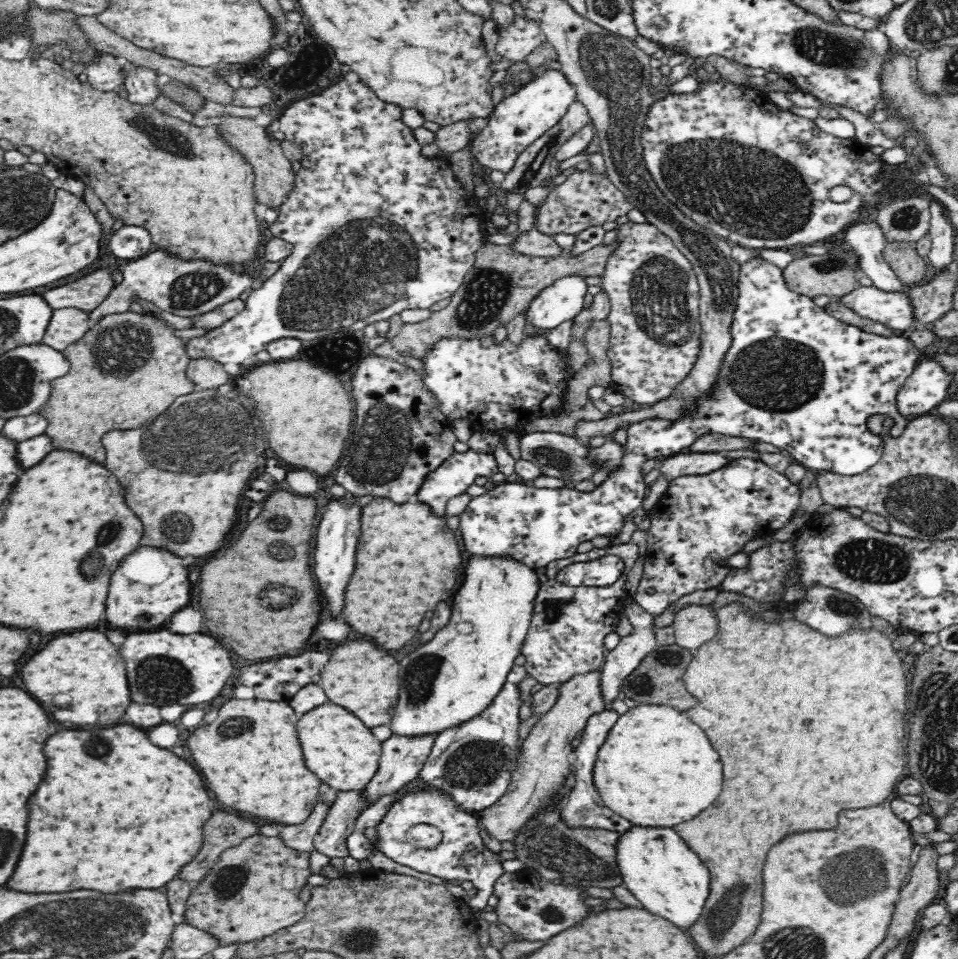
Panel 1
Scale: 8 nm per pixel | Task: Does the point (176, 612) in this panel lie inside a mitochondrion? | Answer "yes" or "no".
no

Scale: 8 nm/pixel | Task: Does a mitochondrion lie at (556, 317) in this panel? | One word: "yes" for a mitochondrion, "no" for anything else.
no

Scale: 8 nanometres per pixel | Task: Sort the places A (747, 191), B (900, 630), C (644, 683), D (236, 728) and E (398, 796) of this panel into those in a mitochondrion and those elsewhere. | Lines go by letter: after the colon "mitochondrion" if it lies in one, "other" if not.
A: mitochondrion
B: other
C: mitochondrion
D: mitochondrion
E: other

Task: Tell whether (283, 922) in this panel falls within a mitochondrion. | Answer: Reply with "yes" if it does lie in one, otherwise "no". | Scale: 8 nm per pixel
no

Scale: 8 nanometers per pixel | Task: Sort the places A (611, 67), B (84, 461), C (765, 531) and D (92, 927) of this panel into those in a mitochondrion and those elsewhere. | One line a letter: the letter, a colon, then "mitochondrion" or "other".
A: mitochondrion
B: other
C: other
D: mitochondrion

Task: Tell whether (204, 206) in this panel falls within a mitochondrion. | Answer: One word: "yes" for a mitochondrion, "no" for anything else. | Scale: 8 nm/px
no

